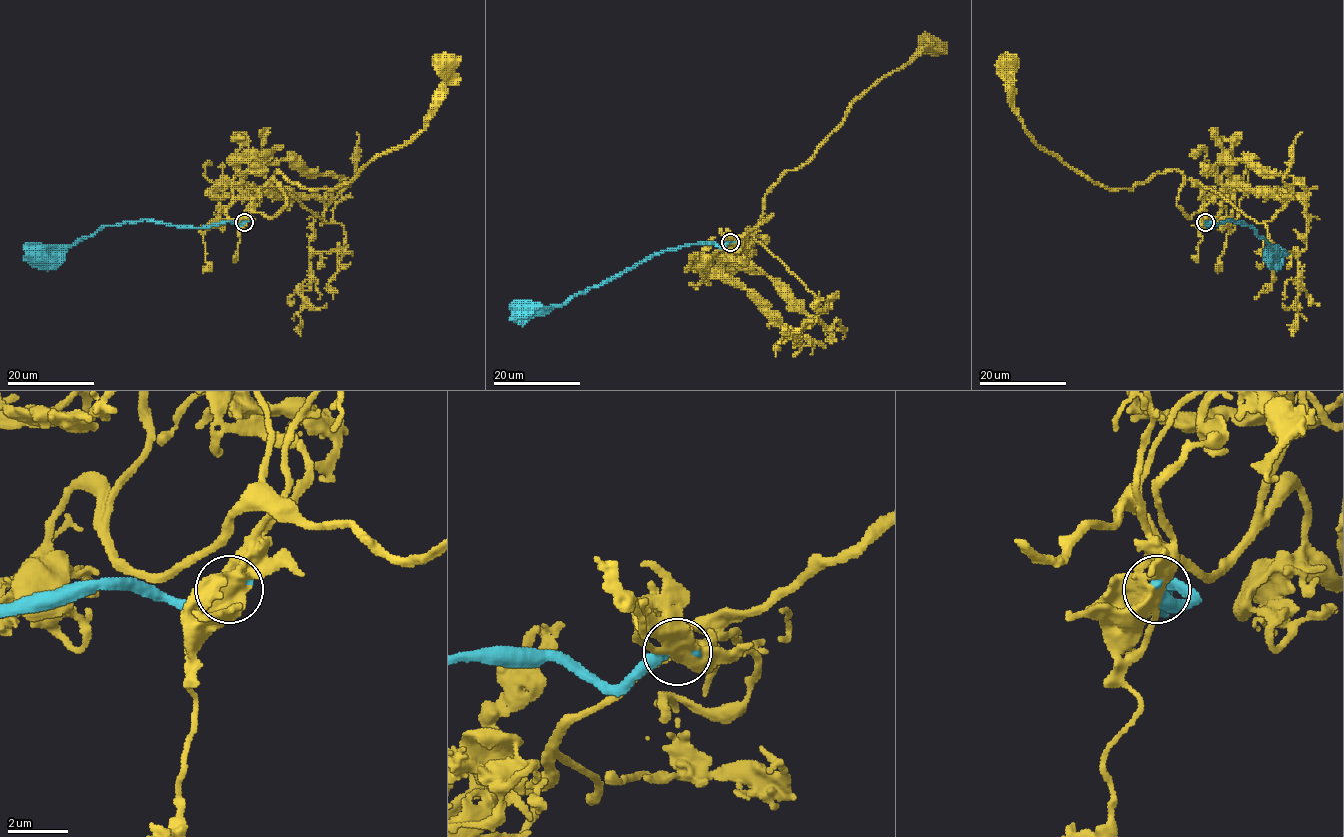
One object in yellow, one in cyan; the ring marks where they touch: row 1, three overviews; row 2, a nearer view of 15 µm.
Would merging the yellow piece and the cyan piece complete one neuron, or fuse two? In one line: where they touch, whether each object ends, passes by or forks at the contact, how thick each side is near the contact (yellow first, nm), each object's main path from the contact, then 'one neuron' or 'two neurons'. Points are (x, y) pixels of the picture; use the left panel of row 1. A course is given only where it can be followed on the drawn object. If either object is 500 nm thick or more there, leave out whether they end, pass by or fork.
(244, 222) | 550/440 nm | yellow via (245, 222), (258, 191), (277, 170), (300, 186), (333, 189), (370, 161), (410, 141), (437, 105), (446, 65) | cyan via (245, 222), (184, 227), (141, 219), (102, 226), (91, 236), (83, 236), (74, 243), (50, 245), (40, 253) | two neurons

